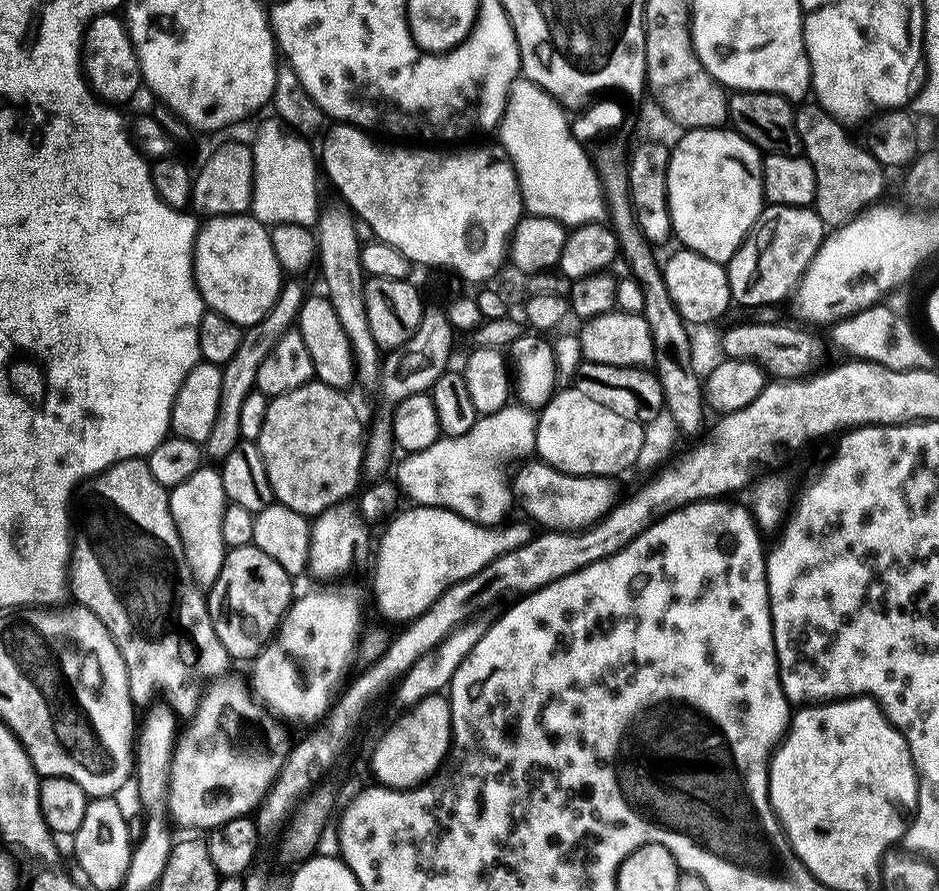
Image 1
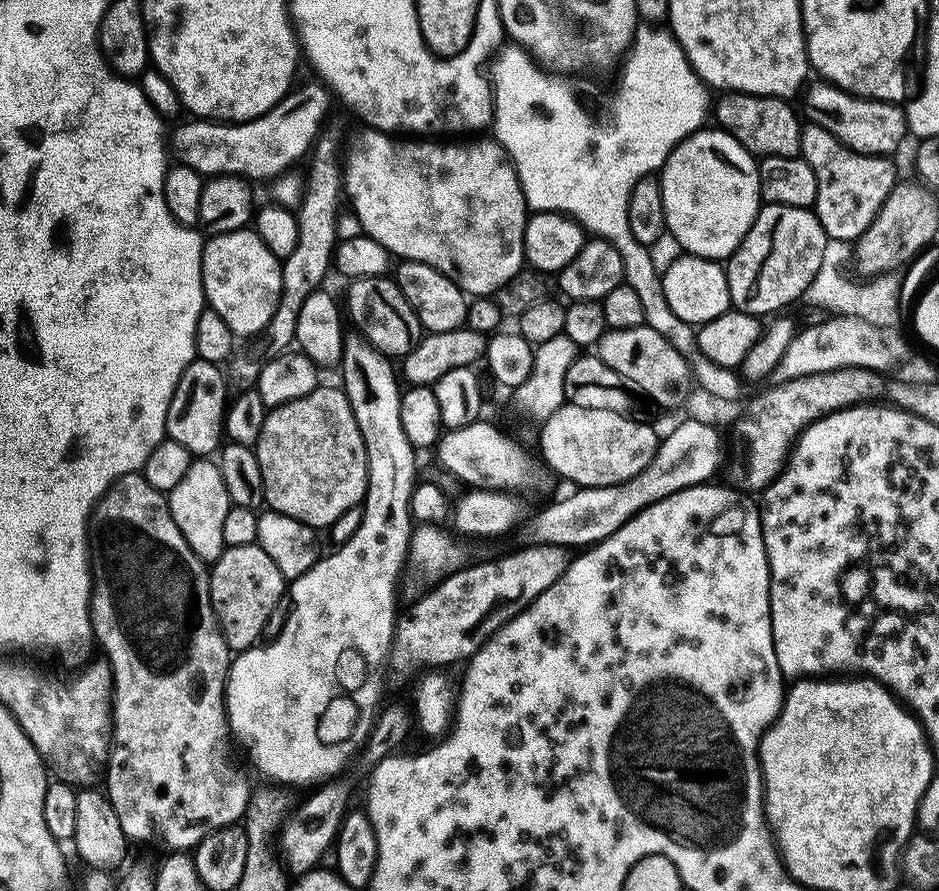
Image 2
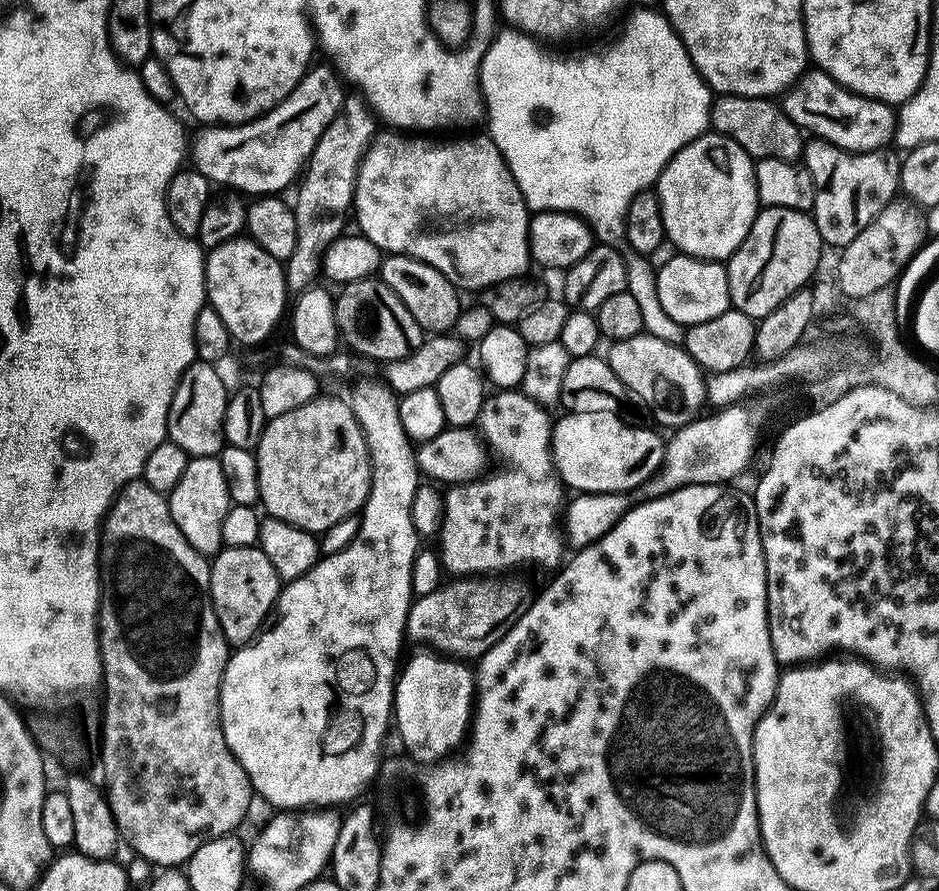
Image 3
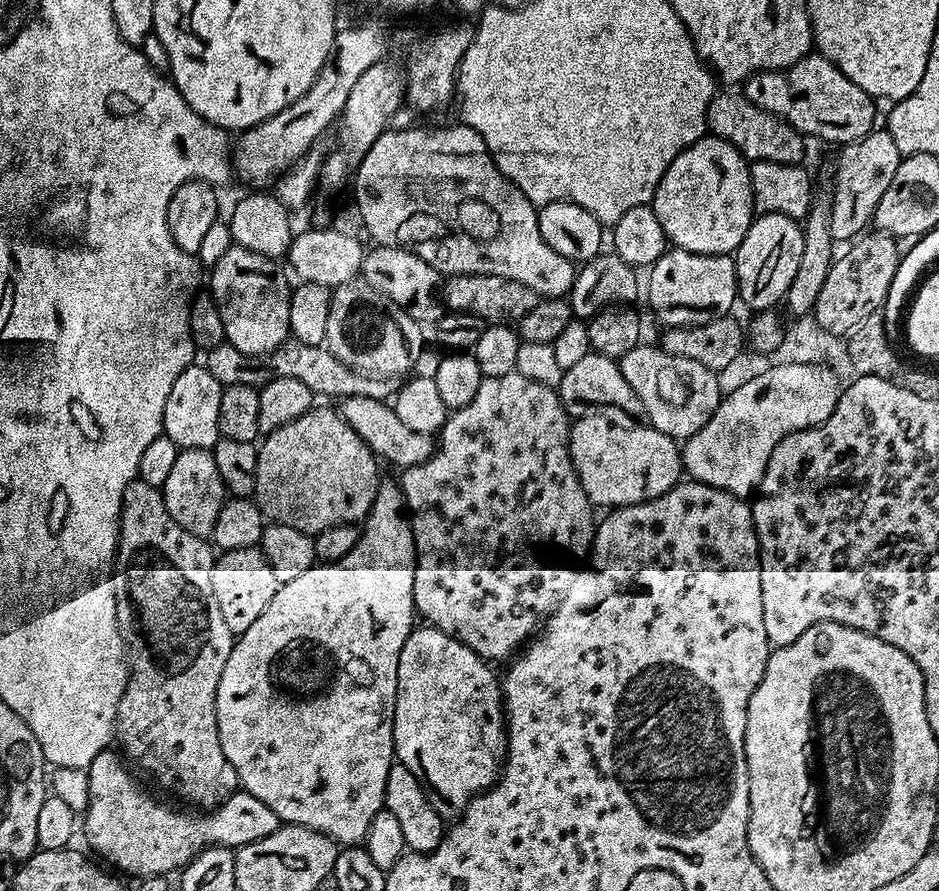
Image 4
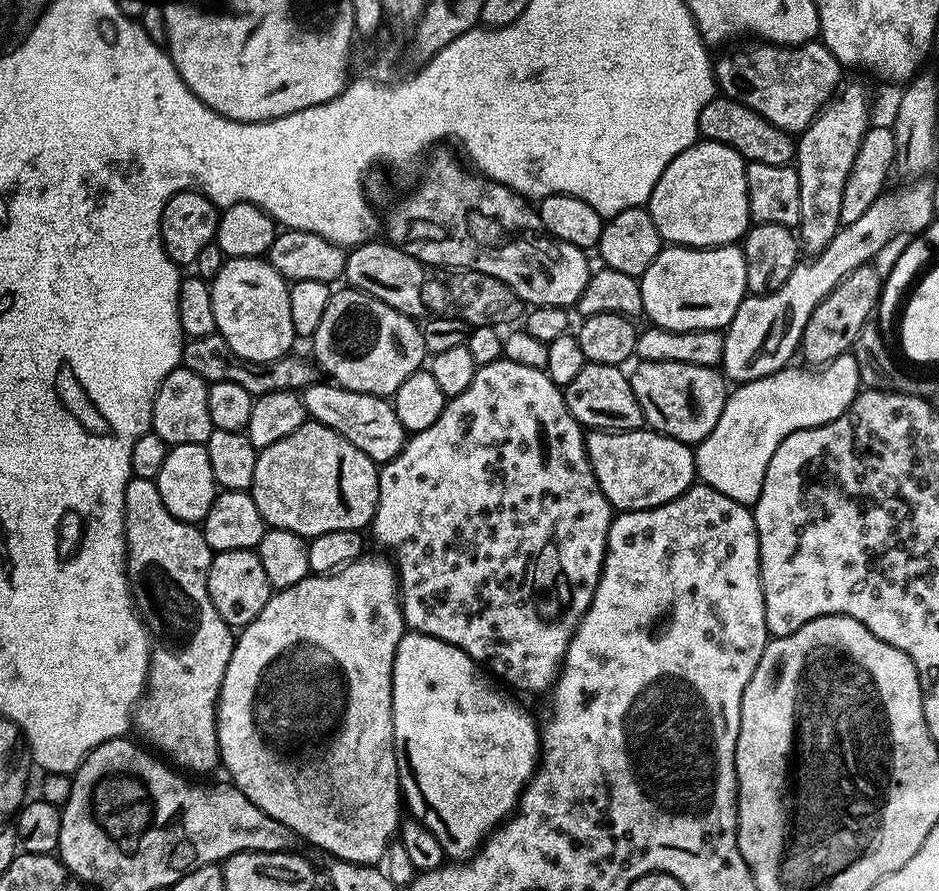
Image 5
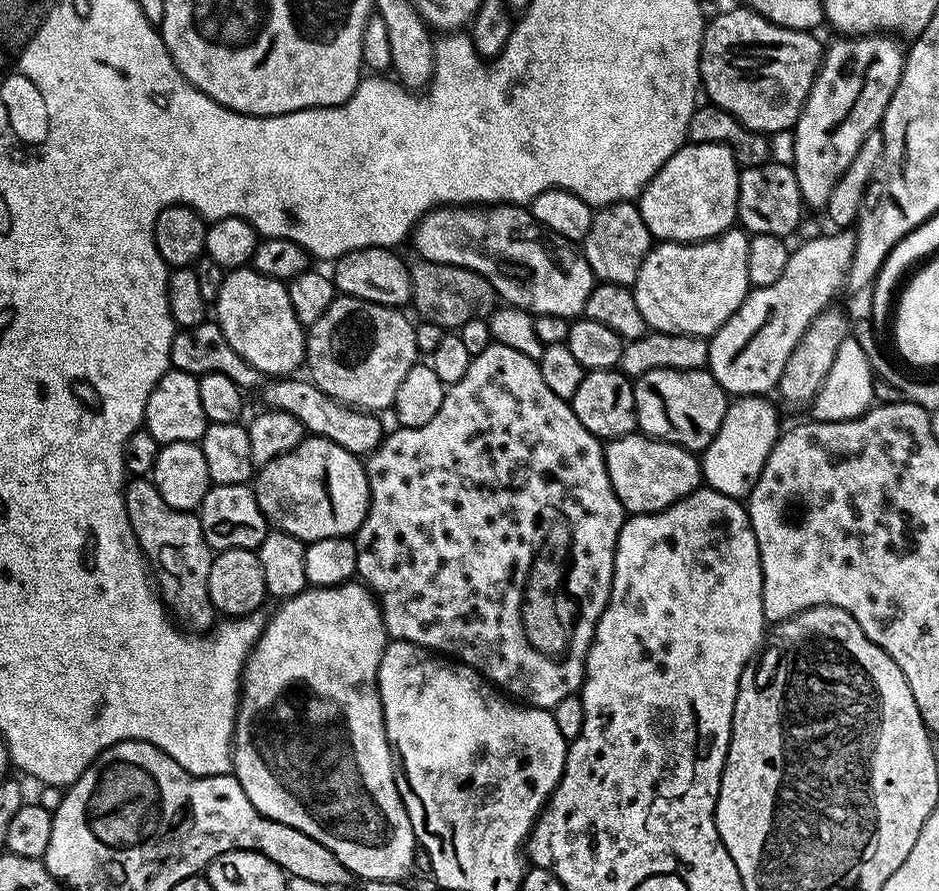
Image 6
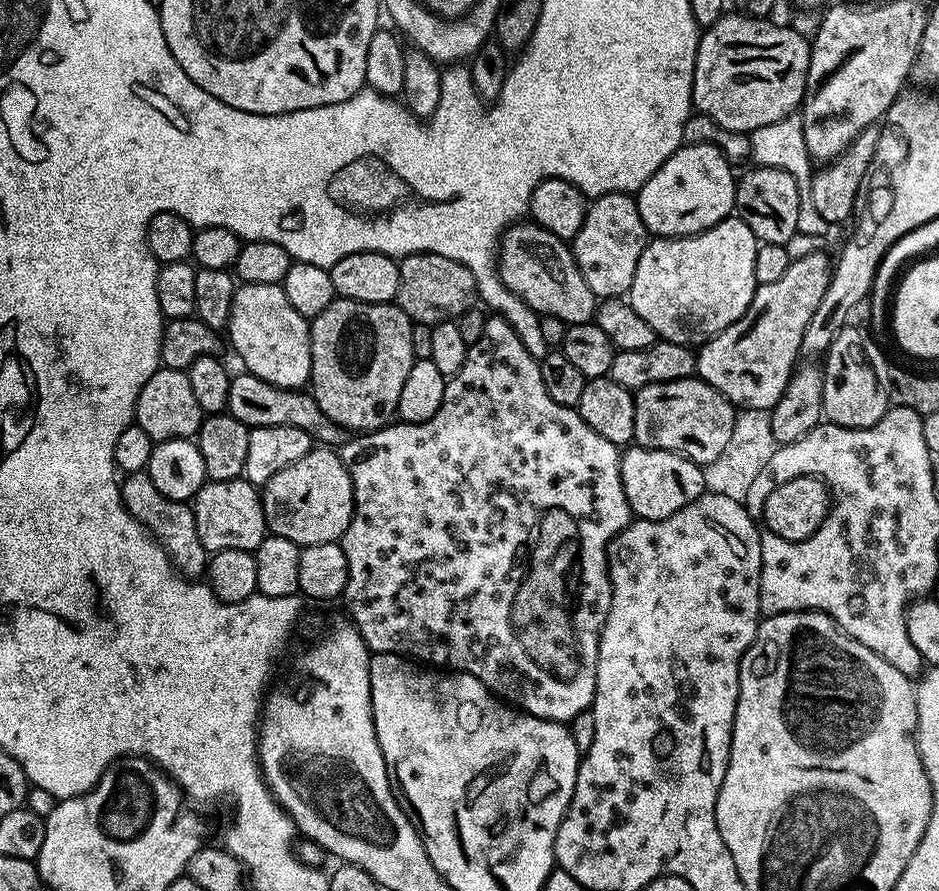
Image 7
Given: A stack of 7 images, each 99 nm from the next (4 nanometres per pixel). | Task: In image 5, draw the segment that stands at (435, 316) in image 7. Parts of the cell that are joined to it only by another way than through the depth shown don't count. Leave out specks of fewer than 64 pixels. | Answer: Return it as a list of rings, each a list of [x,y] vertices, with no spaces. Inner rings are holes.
[[[437,268],[429,271],[424,277],[422,302],[432,316],[458,318],[472,328],[496,328],[500,324],[512,324],[516,319],[517,323],[526,312],[524,301],[514,294],[514,290],[510,290],[510,286],[506,286],[506,282],[469,268]]]

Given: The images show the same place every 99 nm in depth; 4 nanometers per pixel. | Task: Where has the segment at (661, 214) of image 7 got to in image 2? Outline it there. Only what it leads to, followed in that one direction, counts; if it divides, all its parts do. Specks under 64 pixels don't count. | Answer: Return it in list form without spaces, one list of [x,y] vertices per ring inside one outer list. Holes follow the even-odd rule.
[[[708,131],[693,132],[687,140],[683,140],[664,161],[658,179],[664,203],[664,222],[670,236],[672,232],[673,238],[684,247],[681,249],[685,253],[720,262],[736,251],[754,218],[760,213],[760,170],[757,157],[747,152],[729,132]]]

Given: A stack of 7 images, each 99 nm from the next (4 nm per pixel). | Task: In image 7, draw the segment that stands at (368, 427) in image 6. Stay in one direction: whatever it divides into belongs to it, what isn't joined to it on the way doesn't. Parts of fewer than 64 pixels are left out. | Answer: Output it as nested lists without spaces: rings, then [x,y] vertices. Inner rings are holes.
[[[247,370],[241,373],[241,376],[232,376],[227,415],[245,424],[249,430],[262,426],[298,426],[298,430],[306,430],[306,434],[310,434],[313,441],[321,445],[336,446],[341,443],[342,429],[330,418],[326,418],[326,414],[322,414],[318,402],[307,391],[279,388]]]

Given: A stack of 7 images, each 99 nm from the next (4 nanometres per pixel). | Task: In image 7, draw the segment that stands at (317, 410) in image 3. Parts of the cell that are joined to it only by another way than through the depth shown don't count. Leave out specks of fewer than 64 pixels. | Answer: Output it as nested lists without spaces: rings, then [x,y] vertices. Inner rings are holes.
[[[316,446],[286,470],[278,470],[262,485],[264,522],[274,536],[290,538],[298,545],[339,541],[354,514],[354,486],[346,466],[331,447]]]

